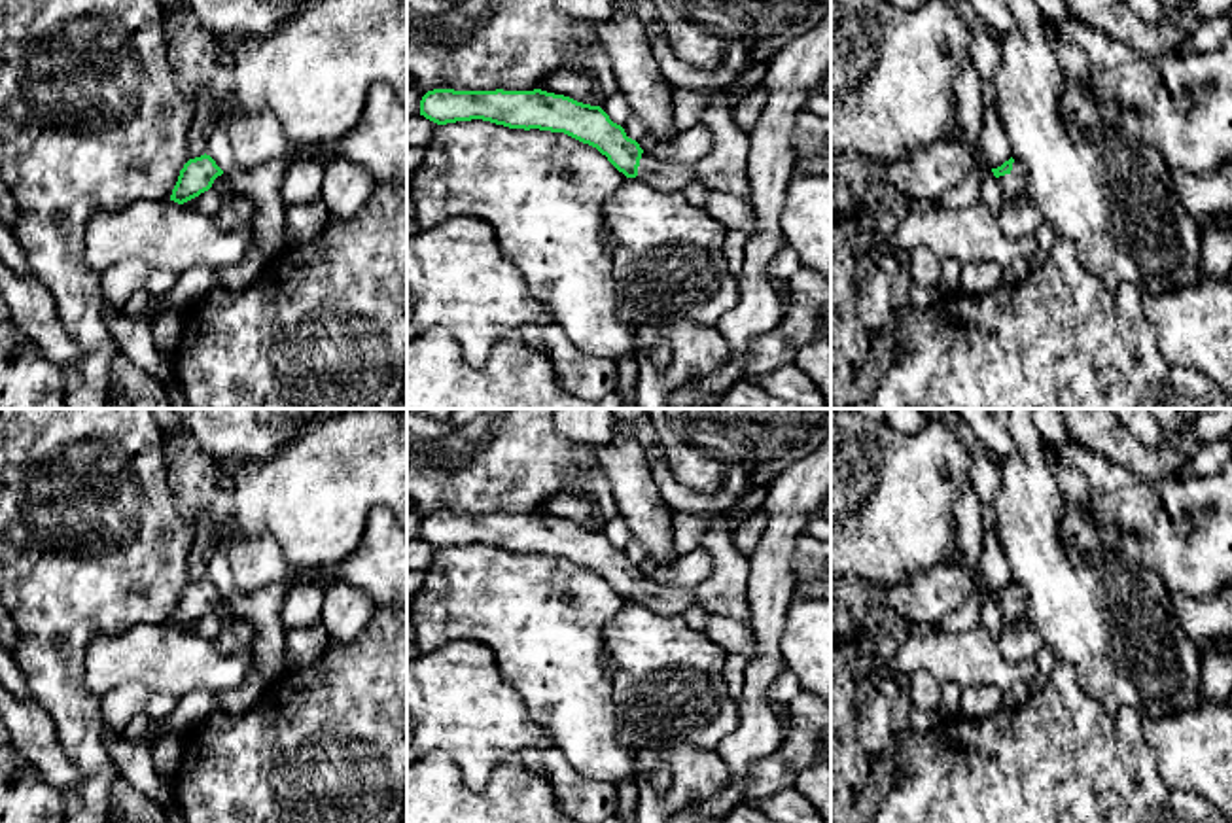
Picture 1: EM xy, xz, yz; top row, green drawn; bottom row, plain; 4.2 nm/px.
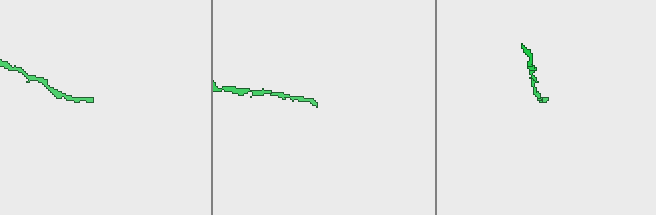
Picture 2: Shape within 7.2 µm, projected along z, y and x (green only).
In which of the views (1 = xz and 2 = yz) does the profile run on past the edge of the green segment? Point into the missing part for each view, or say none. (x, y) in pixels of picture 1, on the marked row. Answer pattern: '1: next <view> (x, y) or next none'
1: next xz (667, 176)
2: next yz (1019, 216)

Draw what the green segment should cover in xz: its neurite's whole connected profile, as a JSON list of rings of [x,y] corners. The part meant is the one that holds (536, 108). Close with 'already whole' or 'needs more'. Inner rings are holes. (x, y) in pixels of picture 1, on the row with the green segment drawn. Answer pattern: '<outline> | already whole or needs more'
[[[433,89],[422,96],[420,115],[437,125],[483,119],[509,129],[564,132],[596,148],[626,178],[638,178],[664,193],[683,191],[698,180],[695,165],[670,163],[645,153],[600,106],[541,89]]] | needs more

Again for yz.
[[[1011,157],[1001,166],[992,168],[992,172],[1007,195],[1005,206],[997,212],[1005,233],[1014,238],[1033,235],[1045,218],[1028,197],[1026,166]]] | needs more

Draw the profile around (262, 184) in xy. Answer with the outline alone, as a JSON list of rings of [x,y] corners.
[[[235,91],[223,100],[223,110],[206,138],[206,155],[225,172],[233,187],[248,197],[254,206],[252,233],[257,252],[271,263],[290,248],[286,233],[286,204],[280,197],[282,178],[288,170],[288,161],[276,157],[250,170],[231,163],[229,127],[237,112]]]

